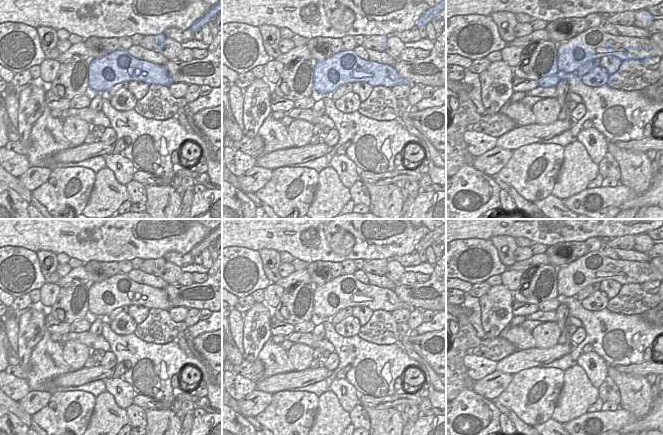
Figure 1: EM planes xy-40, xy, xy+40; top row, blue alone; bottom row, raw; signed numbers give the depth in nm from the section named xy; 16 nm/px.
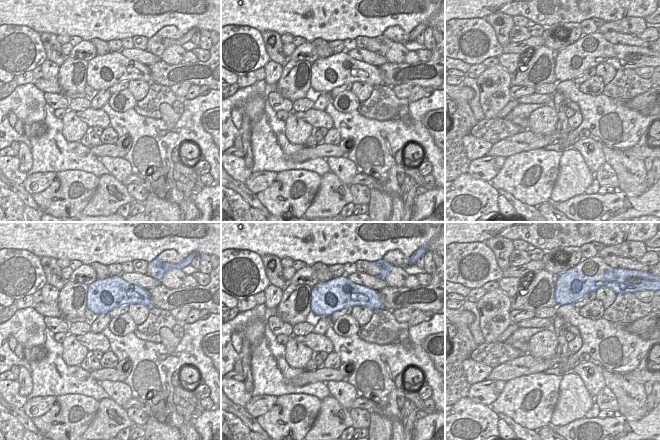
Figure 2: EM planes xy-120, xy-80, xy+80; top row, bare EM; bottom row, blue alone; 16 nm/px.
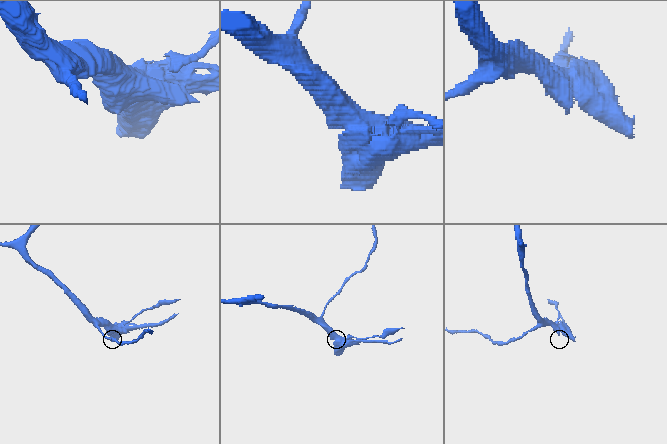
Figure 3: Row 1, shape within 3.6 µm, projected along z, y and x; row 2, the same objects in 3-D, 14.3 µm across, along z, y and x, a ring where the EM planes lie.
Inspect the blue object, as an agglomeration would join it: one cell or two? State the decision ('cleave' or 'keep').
cleave

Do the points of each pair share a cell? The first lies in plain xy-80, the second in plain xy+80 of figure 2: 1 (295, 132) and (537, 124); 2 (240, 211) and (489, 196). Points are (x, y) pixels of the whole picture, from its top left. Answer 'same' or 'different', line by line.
1: different
2: same

